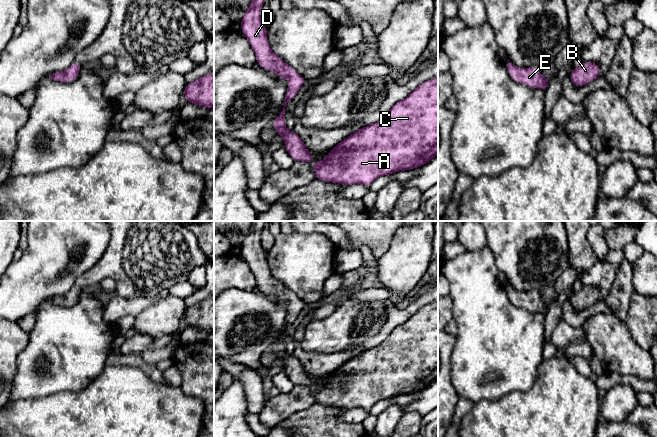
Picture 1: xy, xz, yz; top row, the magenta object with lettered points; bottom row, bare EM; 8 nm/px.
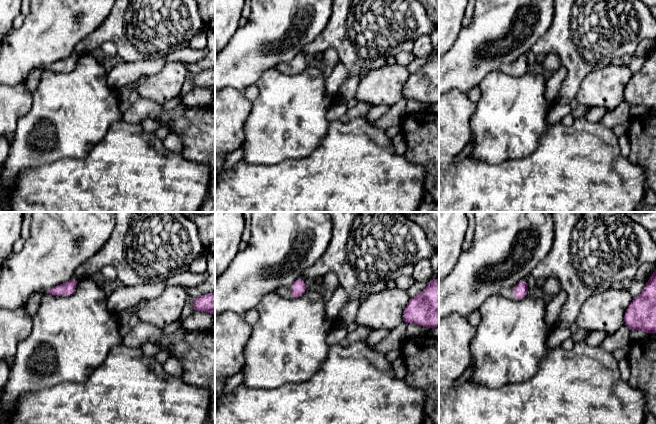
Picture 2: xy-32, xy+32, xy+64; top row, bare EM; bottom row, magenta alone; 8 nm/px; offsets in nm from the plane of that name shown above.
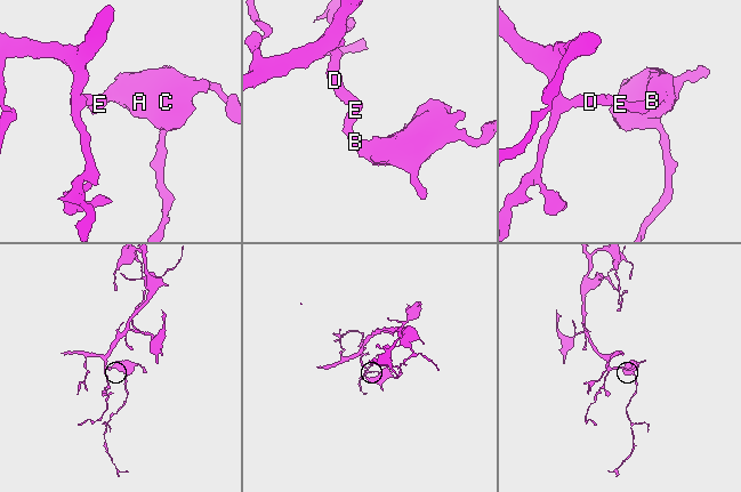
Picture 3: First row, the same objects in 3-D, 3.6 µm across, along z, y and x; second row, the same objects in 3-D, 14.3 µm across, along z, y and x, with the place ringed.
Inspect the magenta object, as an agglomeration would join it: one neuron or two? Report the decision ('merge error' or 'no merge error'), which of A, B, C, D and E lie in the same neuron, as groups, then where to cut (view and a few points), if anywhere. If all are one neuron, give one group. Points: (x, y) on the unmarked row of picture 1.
no merge error; groups A B C D E; cut none

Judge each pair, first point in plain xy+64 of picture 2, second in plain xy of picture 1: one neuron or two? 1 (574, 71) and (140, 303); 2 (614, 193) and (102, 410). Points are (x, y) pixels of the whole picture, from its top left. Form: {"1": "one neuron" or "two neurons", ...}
{"1": "two neurons", "2": "one neuron"}

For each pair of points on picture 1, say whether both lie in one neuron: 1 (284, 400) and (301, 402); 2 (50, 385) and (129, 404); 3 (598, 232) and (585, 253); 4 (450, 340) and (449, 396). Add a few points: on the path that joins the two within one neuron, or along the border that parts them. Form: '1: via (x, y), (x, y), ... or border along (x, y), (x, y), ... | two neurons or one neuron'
1: via (288, 402), (297, 402) | one neuron
2: border along (96, 377), (81, 390), (60, 391), (55, 394) | two neurons
3: border along (587, 231), (587, 240), (597, 259) | two neurons
4: via (448, 354), (448, 382) | one neuron

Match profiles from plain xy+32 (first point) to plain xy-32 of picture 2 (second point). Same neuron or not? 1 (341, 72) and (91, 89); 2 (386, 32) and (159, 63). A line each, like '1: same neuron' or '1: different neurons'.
1: different neurons
2: different neurons

